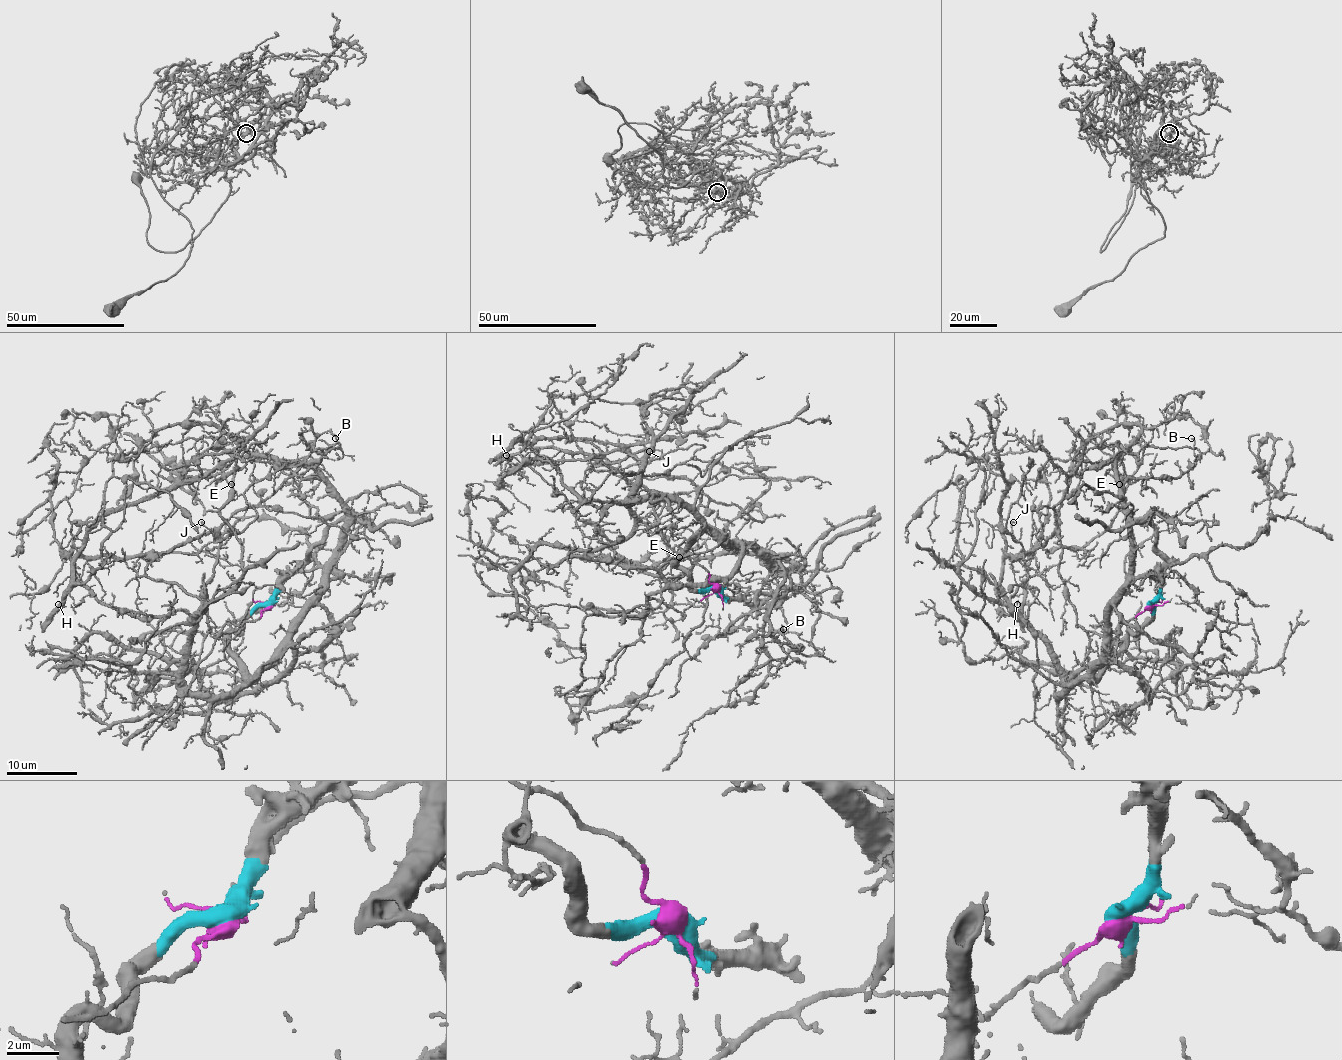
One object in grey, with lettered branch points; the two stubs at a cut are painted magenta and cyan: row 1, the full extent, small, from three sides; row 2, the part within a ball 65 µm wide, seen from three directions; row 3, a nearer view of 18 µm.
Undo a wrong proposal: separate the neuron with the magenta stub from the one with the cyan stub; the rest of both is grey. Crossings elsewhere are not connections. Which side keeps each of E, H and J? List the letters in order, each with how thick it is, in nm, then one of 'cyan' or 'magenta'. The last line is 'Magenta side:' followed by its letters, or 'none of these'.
E: calibre 130 nm; cyan
H: calibre 120 nm; magenta
J: calibre 110 nm; magenta
Magenta side: H, J

